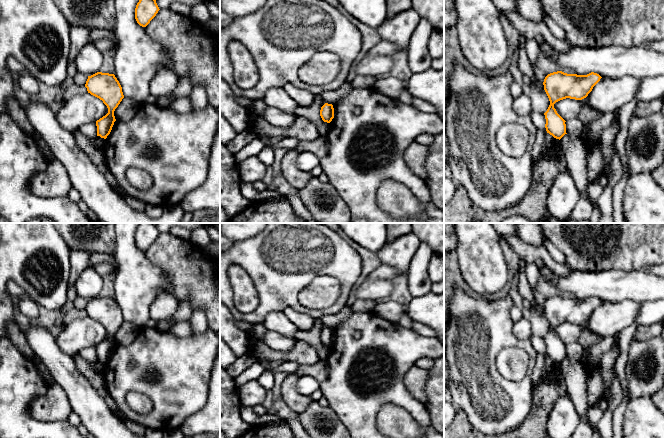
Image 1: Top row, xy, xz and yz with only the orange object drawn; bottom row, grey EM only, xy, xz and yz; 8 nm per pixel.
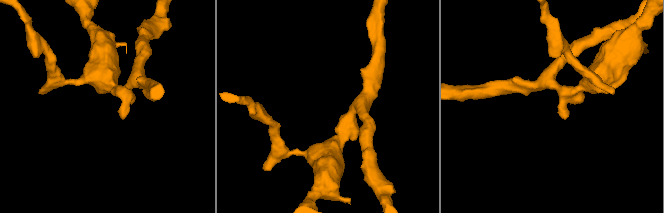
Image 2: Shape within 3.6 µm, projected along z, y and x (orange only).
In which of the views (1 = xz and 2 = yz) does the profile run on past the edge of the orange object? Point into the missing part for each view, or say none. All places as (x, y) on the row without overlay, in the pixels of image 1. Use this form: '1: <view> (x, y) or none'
1: none
2: none

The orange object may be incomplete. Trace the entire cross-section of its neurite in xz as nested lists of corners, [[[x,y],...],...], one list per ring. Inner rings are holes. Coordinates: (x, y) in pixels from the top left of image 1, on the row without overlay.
[[[325,327],[320,334],[320,340],[324,346],[330,347],[334,342],[334,332],[332,328]]]

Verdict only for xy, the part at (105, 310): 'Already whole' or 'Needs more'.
Already whole

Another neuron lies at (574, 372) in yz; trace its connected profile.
[[[565,358],[560,363],[561,371],[566,382],[566,393],[570,396],[580,419],[586,420],[593,431],[598,432],[596,421],[589,418],[590,407],[587,401],[587,369],[581,360]]]

